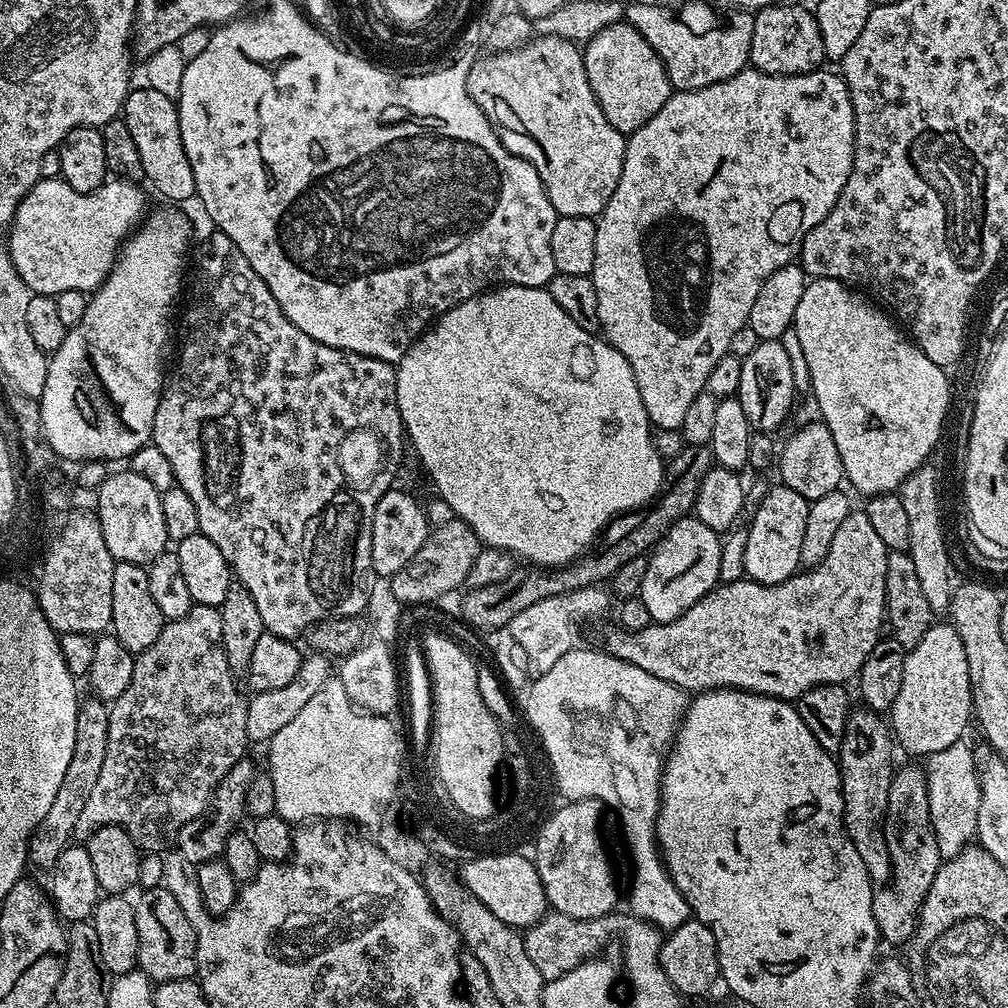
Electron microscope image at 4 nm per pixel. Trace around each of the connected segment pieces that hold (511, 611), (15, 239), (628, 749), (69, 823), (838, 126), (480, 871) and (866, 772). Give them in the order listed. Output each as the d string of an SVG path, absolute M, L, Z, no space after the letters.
M707 446L684 447L678 455L671 457L667 461L666 476L670 483L656 497L654 506L648 506L643 510L634 512L626 512L623 516L616 517L604 529L598 543L591 549L590 554L578 557L571 564L566 564L562 568L549 569L524 566L521 567L524 568L521 572L520 569L513 570L502 582L494 582L490 586L482 586L481 588L472 588L469 591L469 596L464 600L463 619L474 626L496 626L500 629L502 626L506 626L506 622L510 622L510 618L514 618L514 614L522 614L522 610L526 610L526 606L534 606L534 602L542 602L546 598L562 596L565 592L573 592L574 590L582 590L583 588L594 588L611 581L613 574L622 566L626 566L626 562L630 562L630 558L638 558L639 556L651 553L658 541L668 533L670 526L674 526L674 522L678 522L684 516L693 515L696 499L698 498L698 486L702 486L702 478L706 478L706 474L713 466L714 461L712 459L711 448Z
M63 178L40 179L16 207L12 227L7 235L8 253L14 262L14 270L18 270L29 292L55 297L62 294L62 290L82 290L85 294L95 292L100 283L112 273L124 241L146 215L144 196L136 188L139 187L131 180L108 178L92 192L79 192Z
M584 647L571 648L569 652L562 654L562 658L558 658L558 662L554 662L554 666L550 666L550 670L546 670L546 674L535 677L532 699L529 700L529 708L523 714L531 714L536 727L544 733L545 744L548 745L548 750L552 753L556 772L559 773L560 787L568 794L568 797L572 801L601 800L611 811L612 808L616 811L616 816L620 819L620 832L624 835L624 844L628 847L629 858L632 859L632 885L626 888L626 904L628 900L629 906L632 907L629 908L631 915L637 916L639 920L644 920L648 924L654 924L661 930L671 930L689 920L690 909L684 900L684 895L674 886L674 882L668 876L667 868L664 867L656 843L656 819L660 813L660 780L664 777L665 757L671 749L673 740L676 739L676 729L680 721L684 719L684 711L688 709L690 696L685 689L679 688L677 684L671 684L662 678L654 678L654 674L646 674L646 670L642 670L638 666L630 666L630 662L622 662L618 658L614 658L606 650L595 652L592 648Z
M95 696L79 703L79 712L75 718L74 755L70 758L69 769L62 778L57 797L46 818L39 823L29 844L29 861L35 868L46 872L53 871L62 850L71 847L76 836L77 822L86 801L94 790L95 783L102 772L103 759L106 758L107 739L109 738L109 707Z
M749 66L744 71L726 78L714 86L706 86L689 92L673 91L672 95L668 97L666 106L662 106L662 110L658 110L658 114L654 114L654 118L650 118L650 122L646 122L646 126L642 126L627 137L624 146L624 161L622 162L622 178L618 178L618 186L614 186L614 194L610 194L610 202L606 202L606 206L596 220L598 239L594 245L594 266L591 278L594 282L594 290L598 294L598 318L603 339L612 344L614 350L618 350L618 354L622 354L622 358L626 358L626 362L630 362L630 370L634 370L634 382L638 382L638 394L642 394L642 406L646 406L648 423L661 432L678 430L682 426L682 418L686 418L686 410L690 410L694 398L698 398L698 394L707 389L710 370L714 370L714 366L718 366L718 362L724 356L729 355L730 342L734 339L735 332L748 327L750 309L754 307L754 298L758 298L758 290L762 290L762 282L766 282L766 278L770 278L770 274L774 274L774 270L793 263L799 257L800 247L806 234L810 234L810 230L814 230L814 226L818 226L818 222L822 222L822 218L826 218L826 214L830 214L834 202L838 202L838 194L842 194L842 186L846 186L846 178L850 178L850 170L854 162L854 138L856 137L854 106L850 102L850 94L844 77L835 71L832 71L833 73L824 71L807 72L801 76L771 76L765 72L758 72Z
M497 851L495 854L479 854L471 860L463 861L458 875L464 885L490 910L490 914L502 918L511 928L527 930L537 924L549 911L550 905L535 863L519 851Z
M863 706L853 707L849 711L846 734L842 734L842 746L838 753L844 795L844 829L854 841L854 850L862 854L862 862L866 862L866 870L876 886L883 886L892 879L892 862L884 829L894 771L892 748L892 730L889 721L881 713Z

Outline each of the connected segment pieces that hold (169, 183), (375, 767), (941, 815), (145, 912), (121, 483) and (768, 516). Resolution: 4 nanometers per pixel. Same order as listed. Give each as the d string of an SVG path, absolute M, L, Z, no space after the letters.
M147 86L133 87L124 99L122 119L138 146L139 156L142 157L144 180L152 183L153 190L158 195L165 196L168 202L191 201L196 195L194 170L190 170L190 158L186 158L186 150L182 146L176 101Z
M330 678L295 718L290 718L278 734L267 741L268 768L266 774L274 782L276 815L291 826L303 826L318 820L343 820L366 829L380 820L392 784L396 784L396 744L392 729L383 720L374 720L352 703L339 678Z
M963 739L946 746L946 750L927 757L928 797L932 825L940 839L941 857L951 858L973 843L978 826L980 779L976 773L976 754L973 745Z
M163 886L159 888L146 888L139 893L140 897L135 897L132 909L134 910L134 922L138 926L138 968L139 971L148 975L148 979L157 985L170 983L172 980L182 980L196 976L196 935L194 934L194 926L190 926L190 918L186 918L186 914L182 914L182 906L178 906L178 901L174 899L174 894L170 894L170 890L166 890Z
M130 470L113 471L106 478L106 482L102 482L102 486L95 489L94 496L94 515L100 522L106 548L116 562L147 566L169 547L166 521L162 519L160 492L154 490L154 486L146 482L146 478L141 478Z
M777 483L775 487L765 491L763 500L755 505L752 524L747 525L744 575L759 584L777 584L789 580L801 567L802 530L806 530L810 501L784 484Z

